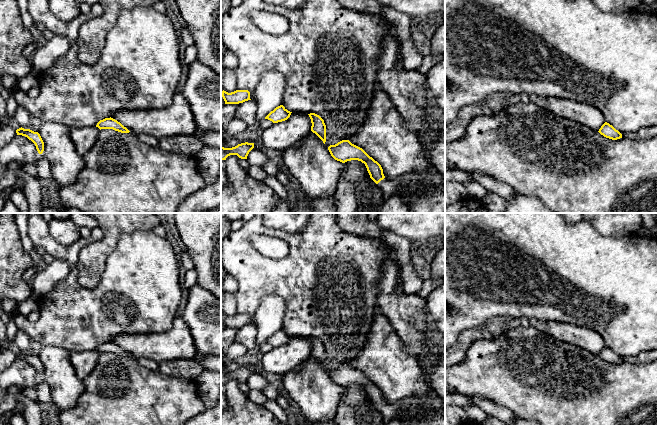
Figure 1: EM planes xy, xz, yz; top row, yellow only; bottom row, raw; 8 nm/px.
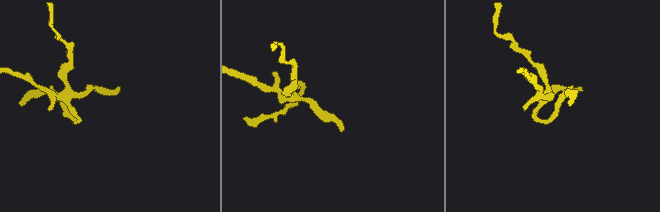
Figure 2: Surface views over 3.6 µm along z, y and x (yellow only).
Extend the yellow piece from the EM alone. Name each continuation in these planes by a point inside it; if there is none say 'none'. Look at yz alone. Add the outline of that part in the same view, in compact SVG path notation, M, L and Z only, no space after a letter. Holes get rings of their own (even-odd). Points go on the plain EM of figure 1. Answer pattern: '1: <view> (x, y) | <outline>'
none

